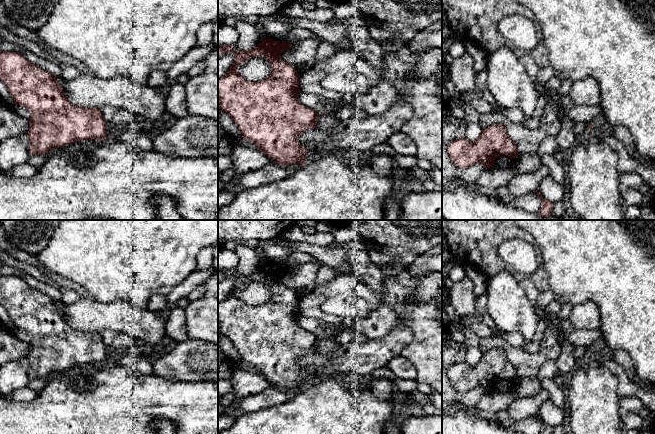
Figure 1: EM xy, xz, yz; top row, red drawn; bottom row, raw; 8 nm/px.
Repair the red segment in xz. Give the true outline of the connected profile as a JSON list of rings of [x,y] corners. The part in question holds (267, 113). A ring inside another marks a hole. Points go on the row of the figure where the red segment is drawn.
[[[267,37],[254,49],[247,51],[239,51],[235,53],[234,62],[227,74],[218,79],[218,106],[223,112],[228,113],[234,120],[240,130],[240,138],[244,138],[249,142],[254,143],[258,149],[263,152],[268,158],[272,158],[276,163],[288,166],[291,164],[303,165],[306,162],[308,150],[298,143],[298,136],[302,133],[317,127],[318,113],[311,108],[303,105],[297,100],[299,92],[299,78],[296,67],[285,63],[281,59],[281,54],[289,50],[292,44],[279,43]],[[264,56],[271,66],[271,74],[262,81],[252,82],[246,80],[238,71],[241,64],[245,63],[249,58]]]

